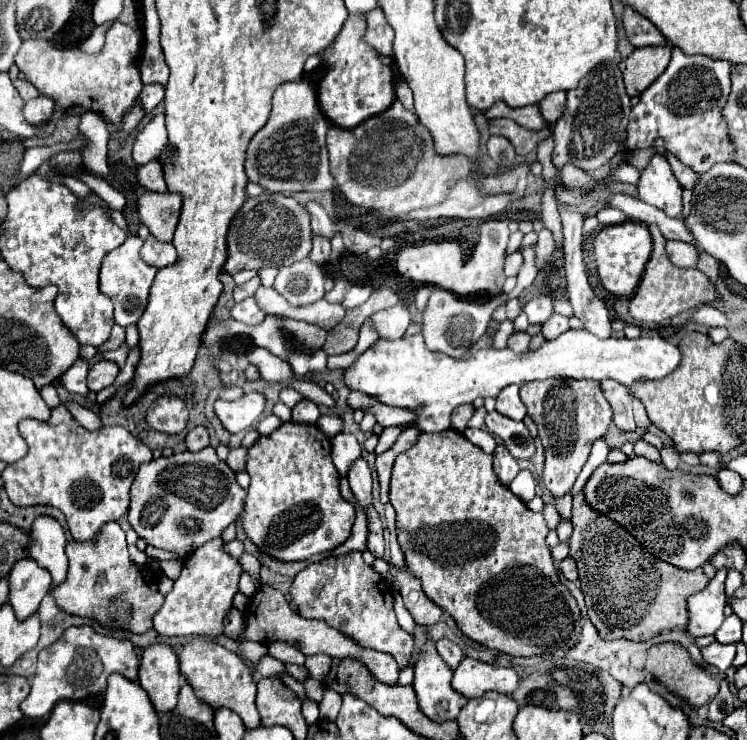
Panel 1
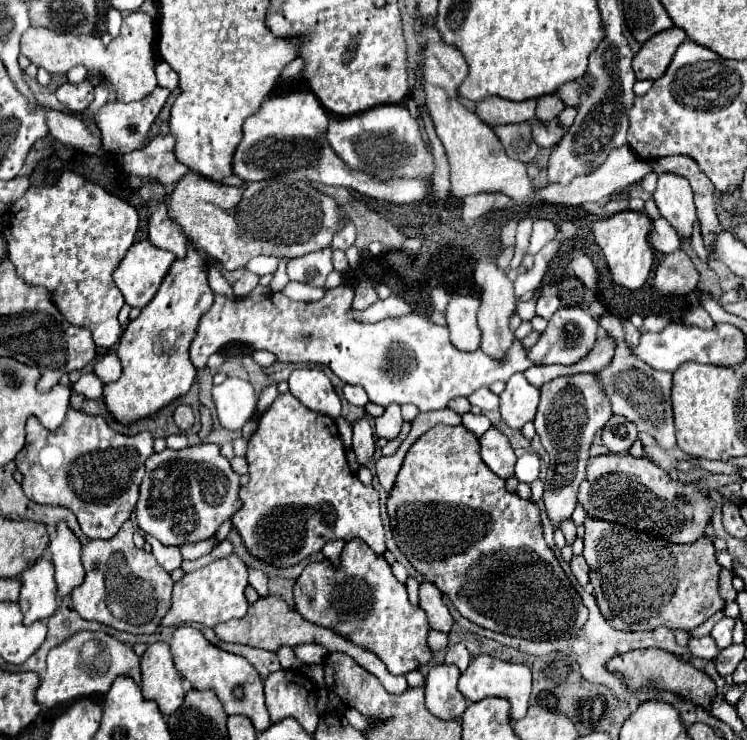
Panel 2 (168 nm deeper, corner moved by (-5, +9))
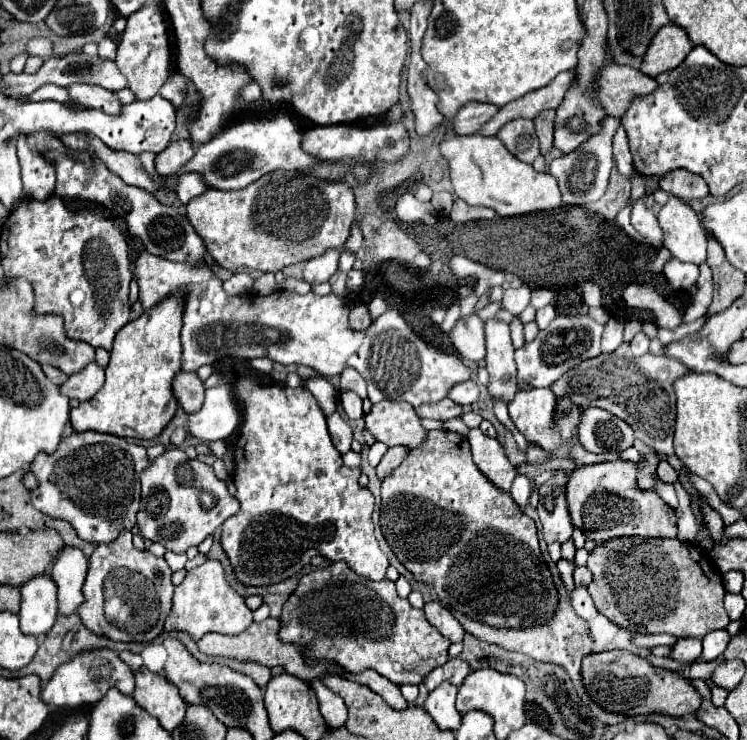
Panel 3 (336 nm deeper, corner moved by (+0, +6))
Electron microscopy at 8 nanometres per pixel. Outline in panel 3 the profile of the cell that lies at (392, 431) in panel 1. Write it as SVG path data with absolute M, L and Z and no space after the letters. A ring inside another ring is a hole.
M381 401L371 407L365 415L365 429L375 437L375 441L387 447L403 445L407 449L417 449L427 437L427 429L421 425L415 409L403 401Z

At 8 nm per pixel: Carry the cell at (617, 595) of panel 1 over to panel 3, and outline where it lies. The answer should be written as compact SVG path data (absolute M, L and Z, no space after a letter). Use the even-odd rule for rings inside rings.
M619 537L595 547L589 553L587 567L593 573L593 581L589 585L591 599L601 615L605 615L615 625L635 631L635 633L669 633L673 637L697 637L703 639L709 631L727 629L729 615L723 607L725 587L719 571L707 553L703 553L703 569L701 569L701 553L681 541L669 543L669 555L651 555L651 539L645 537Z

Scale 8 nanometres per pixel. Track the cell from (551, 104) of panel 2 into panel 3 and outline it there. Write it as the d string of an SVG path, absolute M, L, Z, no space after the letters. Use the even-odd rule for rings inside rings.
M543 111L535 117L535 129L543 155L553 147L553 119L555 119L555 111Z

